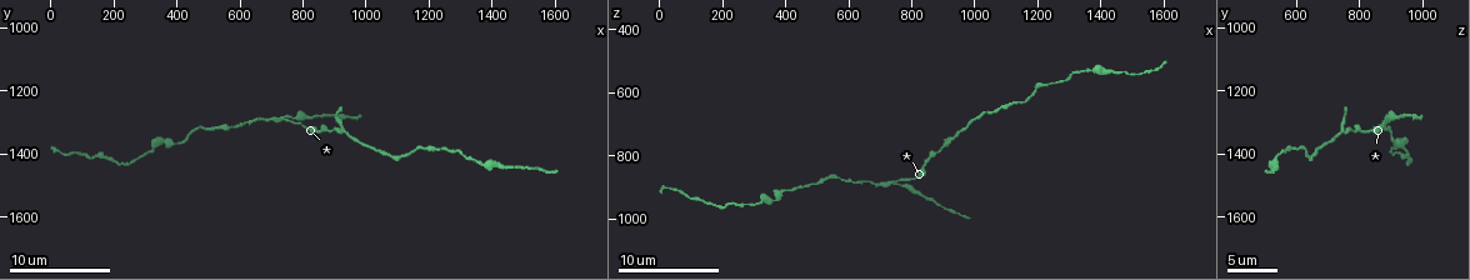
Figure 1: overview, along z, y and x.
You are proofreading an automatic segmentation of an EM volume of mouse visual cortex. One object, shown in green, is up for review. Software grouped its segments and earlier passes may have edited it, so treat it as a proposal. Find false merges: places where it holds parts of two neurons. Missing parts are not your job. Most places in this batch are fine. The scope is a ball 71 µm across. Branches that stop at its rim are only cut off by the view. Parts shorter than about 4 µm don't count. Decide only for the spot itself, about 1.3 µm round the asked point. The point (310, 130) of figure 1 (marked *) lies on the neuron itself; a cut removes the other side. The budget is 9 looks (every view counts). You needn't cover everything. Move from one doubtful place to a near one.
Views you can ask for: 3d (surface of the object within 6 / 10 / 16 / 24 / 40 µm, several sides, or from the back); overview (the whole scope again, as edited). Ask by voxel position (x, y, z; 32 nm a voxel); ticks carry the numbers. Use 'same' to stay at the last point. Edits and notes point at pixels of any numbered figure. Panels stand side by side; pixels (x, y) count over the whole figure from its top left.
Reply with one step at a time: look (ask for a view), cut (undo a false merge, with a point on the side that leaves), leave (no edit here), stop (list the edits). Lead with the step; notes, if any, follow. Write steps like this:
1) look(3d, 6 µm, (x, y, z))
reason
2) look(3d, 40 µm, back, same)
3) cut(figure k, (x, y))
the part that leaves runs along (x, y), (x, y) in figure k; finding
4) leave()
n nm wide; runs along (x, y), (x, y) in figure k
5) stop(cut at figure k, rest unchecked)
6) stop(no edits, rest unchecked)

look(3d, 6 µm, (740, 1290, 880))
two arms at a narrow angle

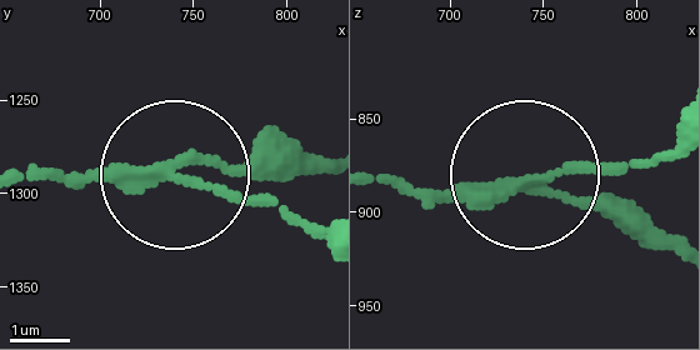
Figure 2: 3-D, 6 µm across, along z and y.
look(3d, 6 µm, back, (736, 1288, 886))
from behind

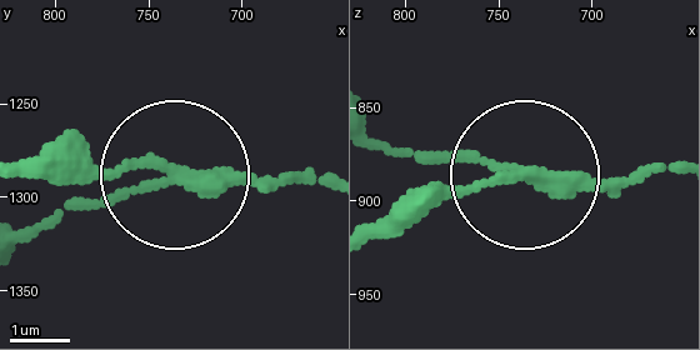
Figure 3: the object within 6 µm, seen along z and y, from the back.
cut(figure 3, (134, 160))
the part that leaves runs along (214, 171), (25, 171) in figure 3; a second neuron is stuck on

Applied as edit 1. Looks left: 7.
look(overview)

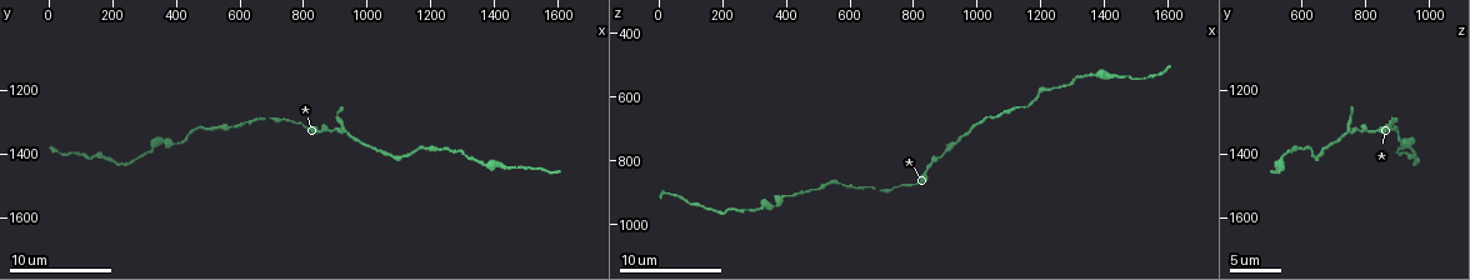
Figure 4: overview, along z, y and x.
look(3d, 10 µm, (570, 1310, 870))

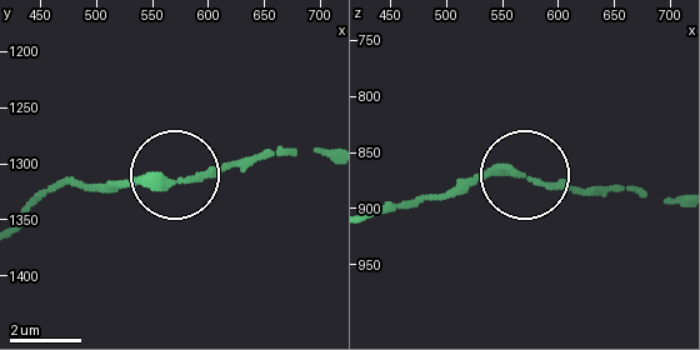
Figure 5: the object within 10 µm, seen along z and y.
look(3d, 6 µm, (576, 1316, 872))
closer look

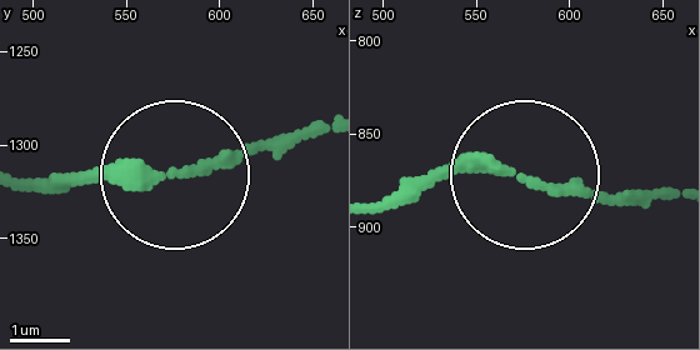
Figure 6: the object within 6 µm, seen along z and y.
leave()
runs along (324, 134), (160, 178), (25, 178) in figure 6; all the same neuron

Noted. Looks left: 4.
look(3d, 6 µm, (330, 1380, 930))
thick turns thin

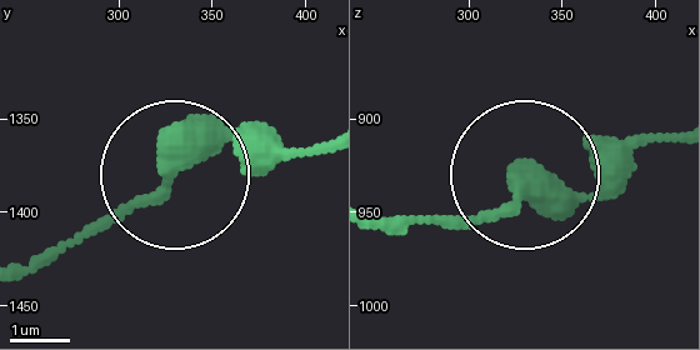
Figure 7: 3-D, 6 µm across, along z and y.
look(3d, 6 µm, back, (328, 1378, 938))
other side

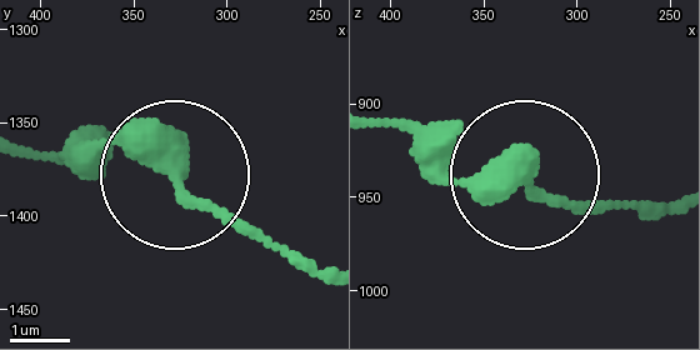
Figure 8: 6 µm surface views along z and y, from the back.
leave()
runs along (375, 119), (450, 169), (584, 208), (639, 208) in figure 8; one neuron here

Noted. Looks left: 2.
look(3d, 6 µm, (1440, 1450, 540))
thick turns thin

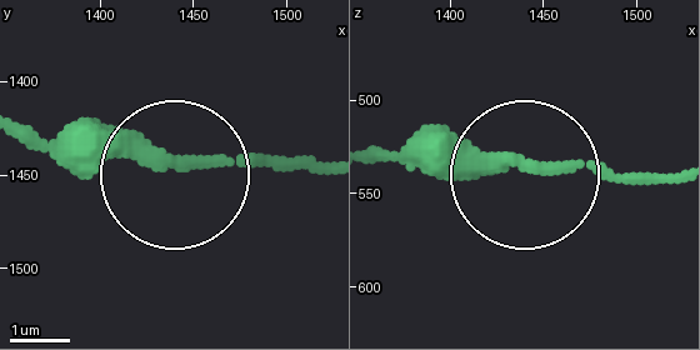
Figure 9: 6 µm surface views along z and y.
leave()
runs along (375, 160), (674, 175) in figure 9; one neuron here

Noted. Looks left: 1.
stop(cut at figure 3, rest unchecked)

